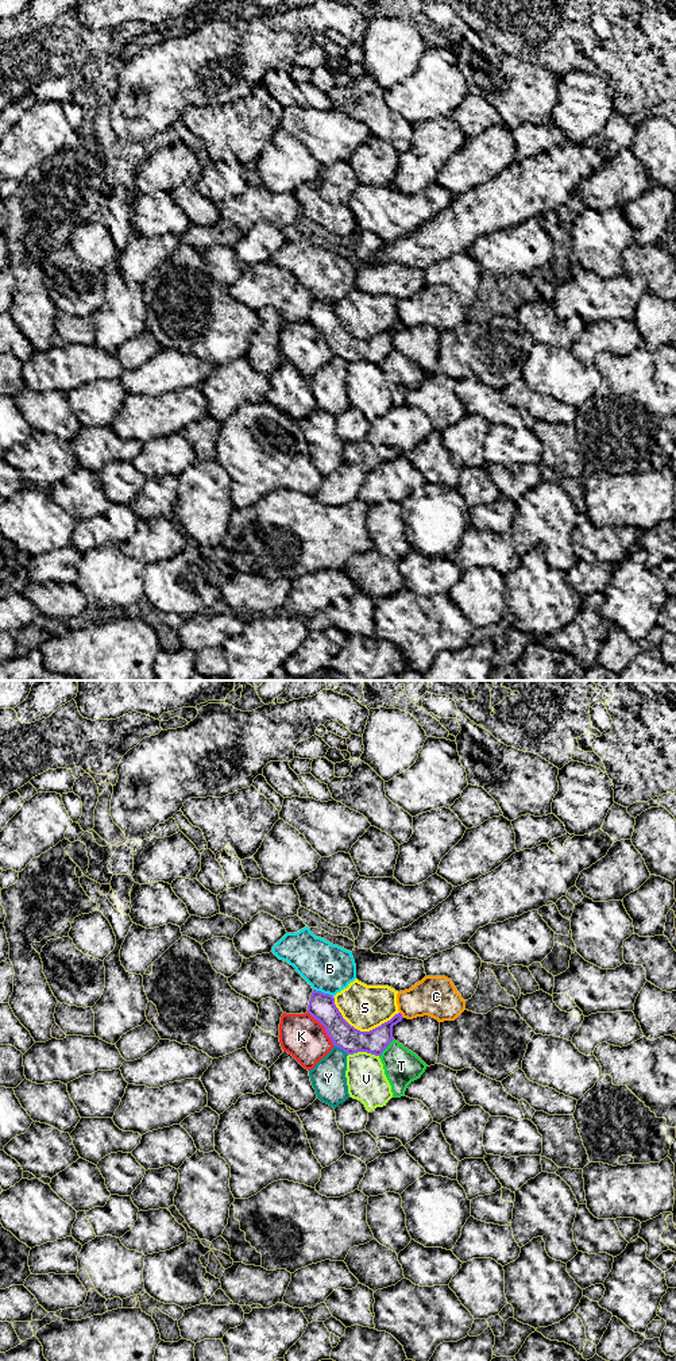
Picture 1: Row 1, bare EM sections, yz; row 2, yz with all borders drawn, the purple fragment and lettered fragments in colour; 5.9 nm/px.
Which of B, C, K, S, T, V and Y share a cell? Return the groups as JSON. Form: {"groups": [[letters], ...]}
{"groups": [["B"], ["C"], ["K"], ["S"], ["T"], ["V"], ["Y"]]}

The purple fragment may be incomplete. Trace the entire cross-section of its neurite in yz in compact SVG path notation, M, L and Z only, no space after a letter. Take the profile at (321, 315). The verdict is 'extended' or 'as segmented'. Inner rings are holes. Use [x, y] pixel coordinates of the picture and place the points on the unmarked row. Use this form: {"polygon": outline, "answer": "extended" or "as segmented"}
{"polygon": "M316 298L310 304L308 321L325 336L333 355L343 358L347 363L367 361L381 365L394 348L393 335L403 327L398 321L381 335L370 340L360 340L343 327L332 304Z", "answer": "as segmented"}

